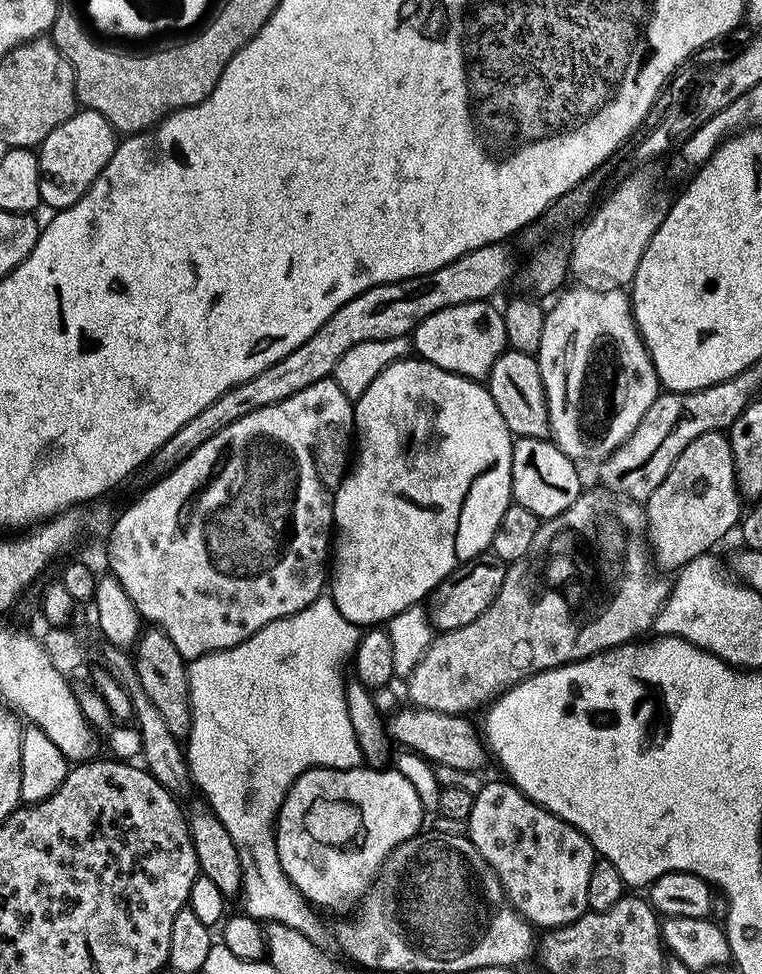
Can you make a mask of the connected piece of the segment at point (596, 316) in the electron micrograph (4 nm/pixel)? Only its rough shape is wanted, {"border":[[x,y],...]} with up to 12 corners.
{"border":[[565,287],[538,359],[548,431],[602,462],[662,389],[629,293]]}

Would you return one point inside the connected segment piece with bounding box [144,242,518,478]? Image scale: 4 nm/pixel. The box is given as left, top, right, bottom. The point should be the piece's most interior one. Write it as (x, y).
(392, 311)

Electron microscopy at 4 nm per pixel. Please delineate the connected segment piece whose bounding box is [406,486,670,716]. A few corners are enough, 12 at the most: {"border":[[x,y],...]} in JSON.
{"border":[[645,509],[541,523],[494,602],[433,635],[415,707],[483,709],[653,627]]}

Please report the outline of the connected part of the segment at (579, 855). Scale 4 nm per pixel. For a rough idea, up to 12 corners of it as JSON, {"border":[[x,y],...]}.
{"border":[[507,779],[475,789],[468,839],[547,930],[589,911],[596,849]]}

